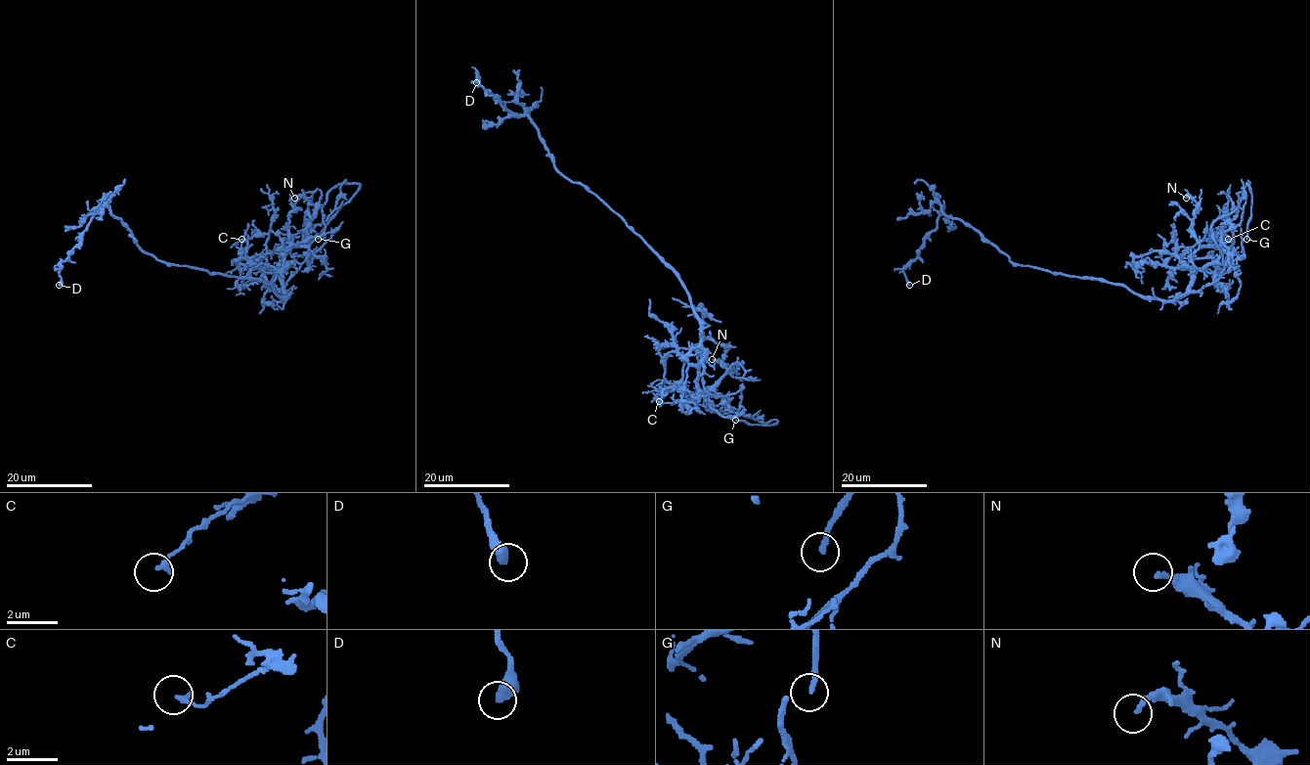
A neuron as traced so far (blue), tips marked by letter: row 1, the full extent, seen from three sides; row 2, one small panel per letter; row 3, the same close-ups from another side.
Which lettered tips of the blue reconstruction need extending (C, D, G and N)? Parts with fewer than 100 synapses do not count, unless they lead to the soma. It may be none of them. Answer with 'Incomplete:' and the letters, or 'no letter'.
Incomplete: G

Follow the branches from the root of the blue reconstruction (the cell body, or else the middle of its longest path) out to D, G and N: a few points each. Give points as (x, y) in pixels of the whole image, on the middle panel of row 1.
D: (679, 279), (619, 215), (555, 168), (528, 115), (506, 111), (476, 76), (476, 82)
G: (679, 279), (700, 325), (704, 387), (717, 398), (742, 383), (739, 410), (776, 422), (735, 420)
N: (679, 279), (700, 325), (704, 356), (697, 387), (704, 393), (727, 371), (724, 365), (732, 369), (712, 359)

